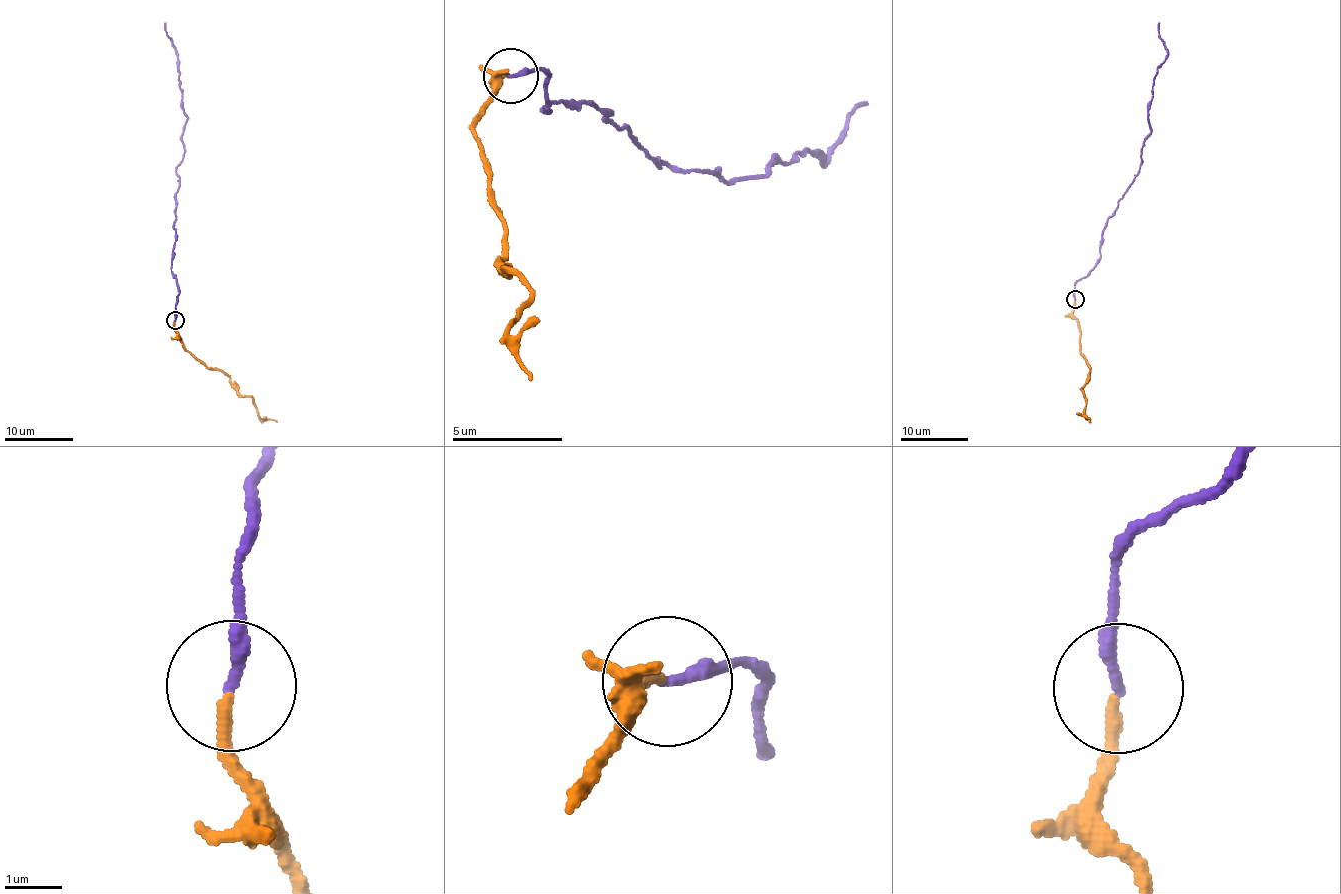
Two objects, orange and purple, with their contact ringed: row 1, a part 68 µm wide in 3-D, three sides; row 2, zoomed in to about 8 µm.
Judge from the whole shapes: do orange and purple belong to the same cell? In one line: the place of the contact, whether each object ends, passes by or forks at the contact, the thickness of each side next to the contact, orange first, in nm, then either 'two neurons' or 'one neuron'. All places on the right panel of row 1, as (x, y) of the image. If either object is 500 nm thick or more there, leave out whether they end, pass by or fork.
place (1075, 299); orange ends; purple ends; calibres 190 and 240 nm; two neurons

